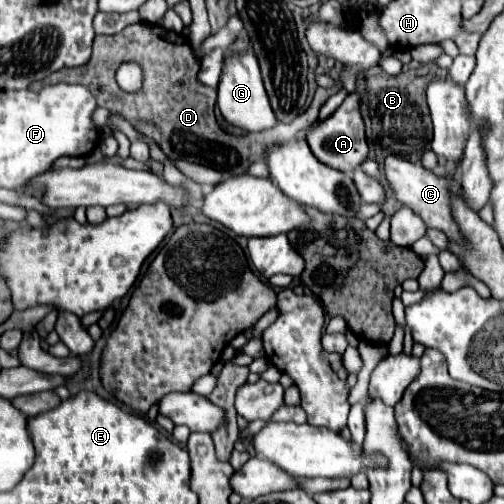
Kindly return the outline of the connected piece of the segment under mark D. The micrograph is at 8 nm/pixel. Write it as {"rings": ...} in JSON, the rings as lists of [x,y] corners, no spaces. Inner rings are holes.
{"rings":[[[137,22],[115,36],[95,36],[91,60],[83,64],[83,68],[59,70],[47,80],[31,84],[31,90],[41,90],[47,84],[59,82],[85,84],[101,108],[121,114],[139,134],[151,136],[167,154],[167,158],[203,164],[221,172],[223,176],[239,176],[243,170],[249,170],[253,160],[265,158],[269,146],[293,140],[299,128],[307,128],[313,120],[317,120],[319,108],[325,104],[325,100],[343,88],[341,82],[337,82],[333,88],[317,88],[311,106],[291,124],[275,124],[259,134],[235,136],[219,128],[213,114],[217,90],[203,86],[197,80],[197,72],[199,62],[183,34],[165,30],[163,26]],[[123,62],[135,62],[145,72],[145,86],[137,92],[121,90],[115,80],[115,72]]]}

